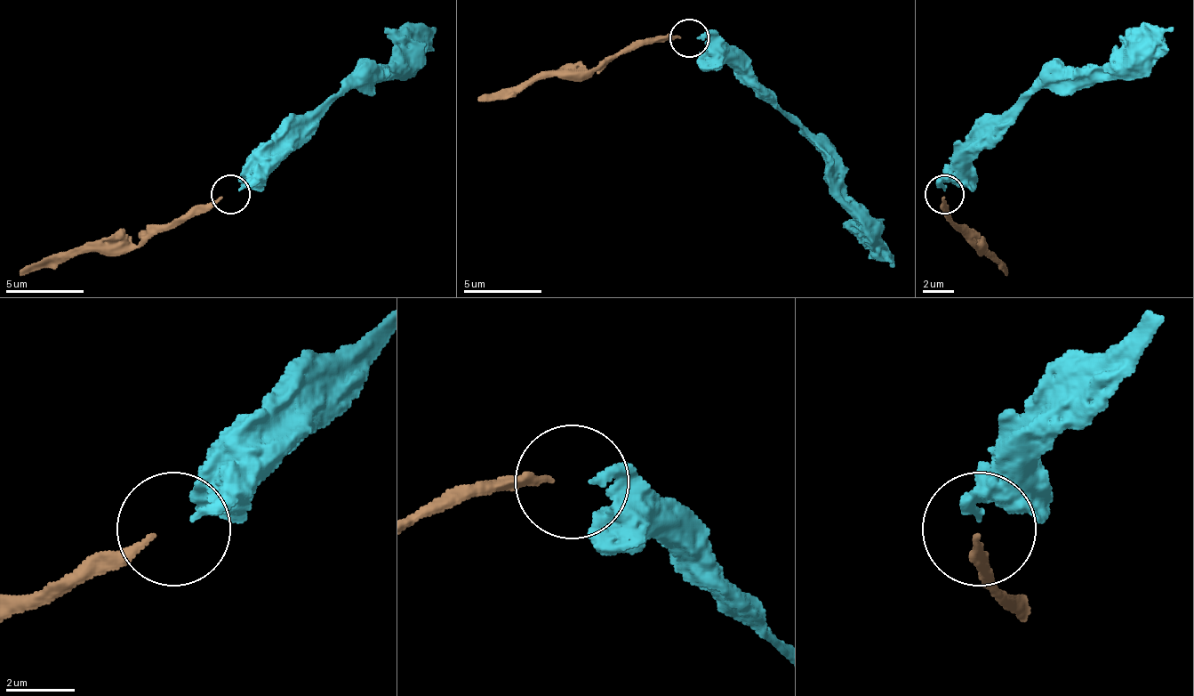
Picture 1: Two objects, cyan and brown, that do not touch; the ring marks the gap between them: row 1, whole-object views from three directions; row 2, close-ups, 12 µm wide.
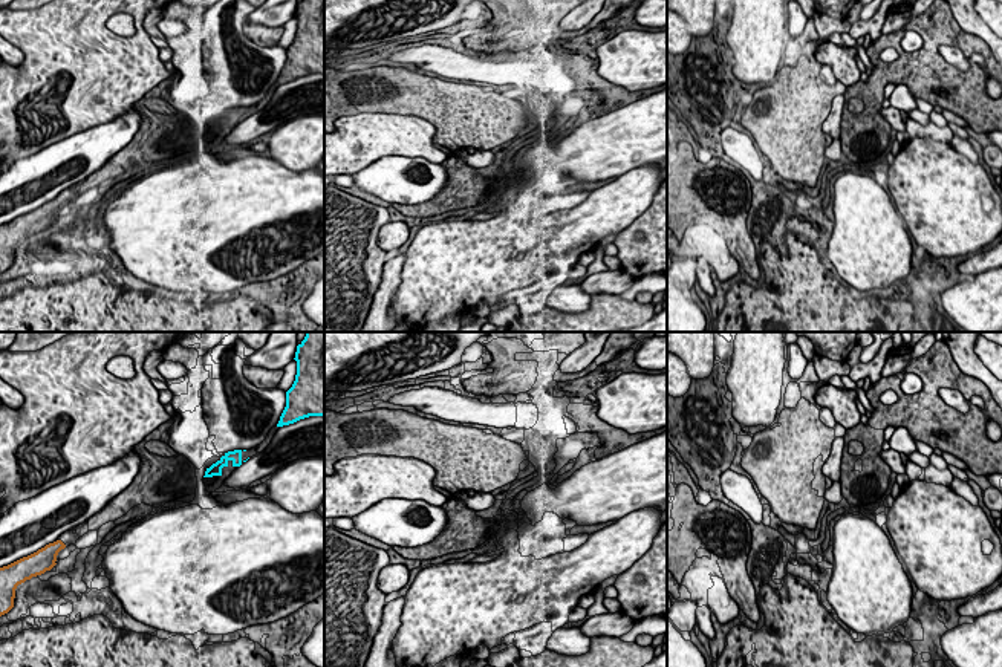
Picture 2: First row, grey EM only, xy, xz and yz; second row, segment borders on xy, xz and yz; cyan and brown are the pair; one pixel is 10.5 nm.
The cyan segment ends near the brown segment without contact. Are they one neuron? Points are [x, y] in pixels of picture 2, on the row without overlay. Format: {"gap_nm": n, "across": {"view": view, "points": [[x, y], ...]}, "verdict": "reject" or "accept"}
{"gap_nm": 1600, "across": {"view": "xy", "points": [[204, 133], [65, 202]]}, "verdict": "accept"}

